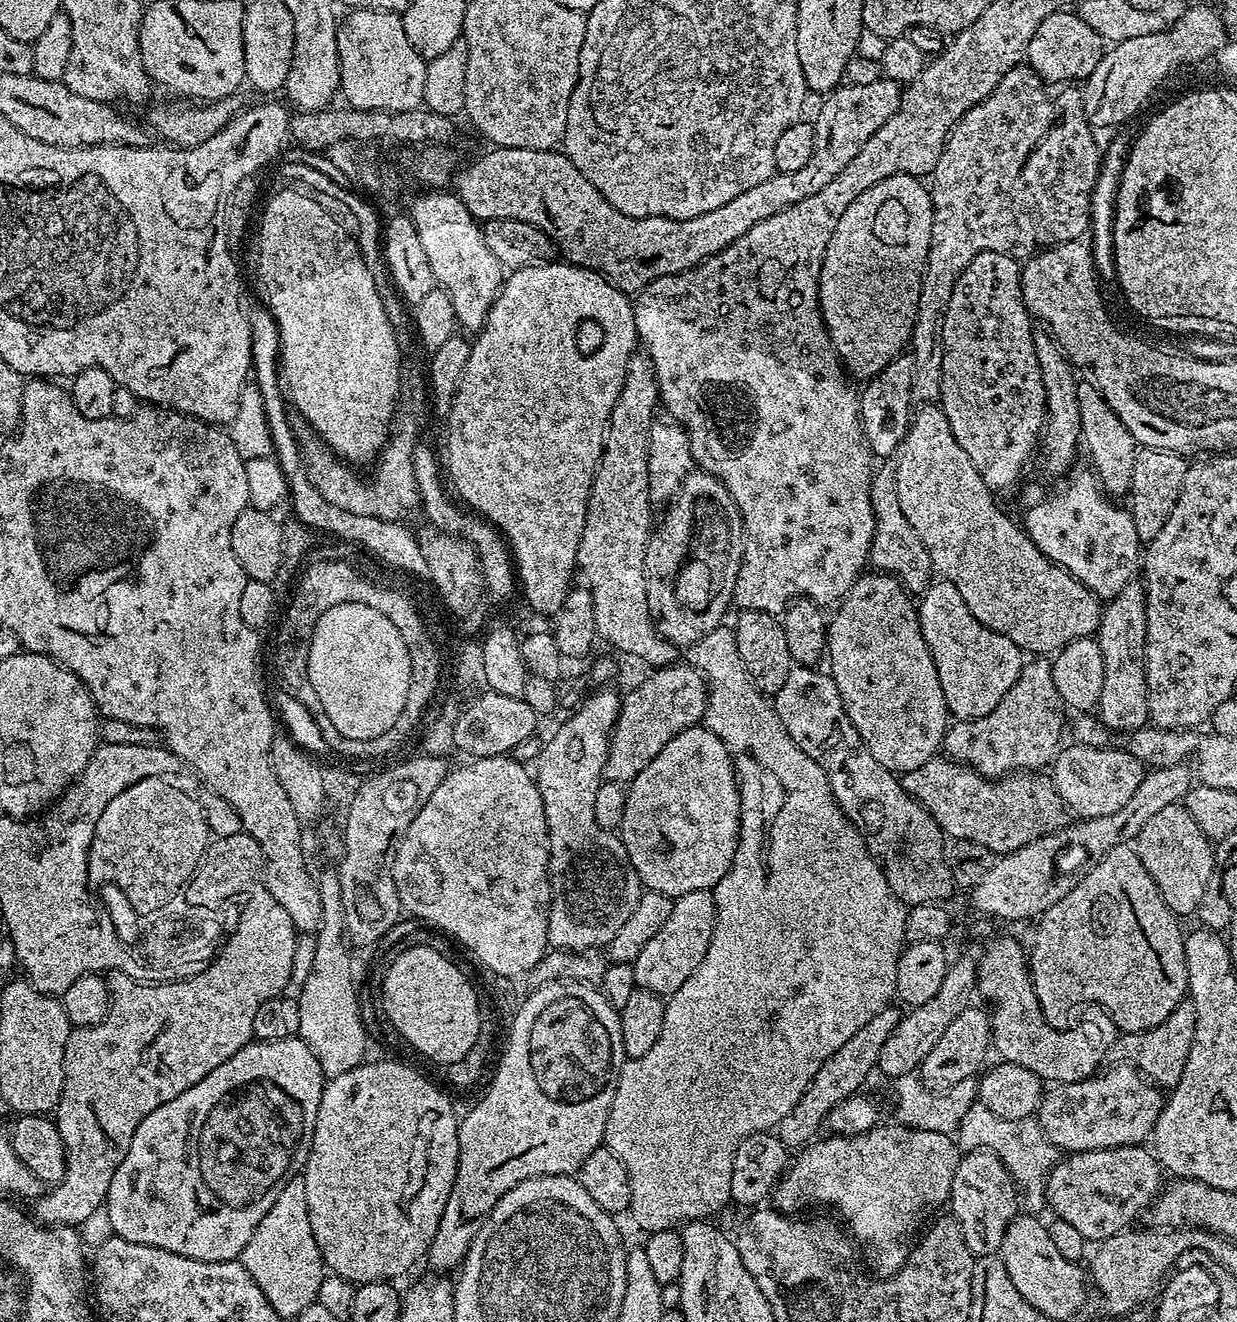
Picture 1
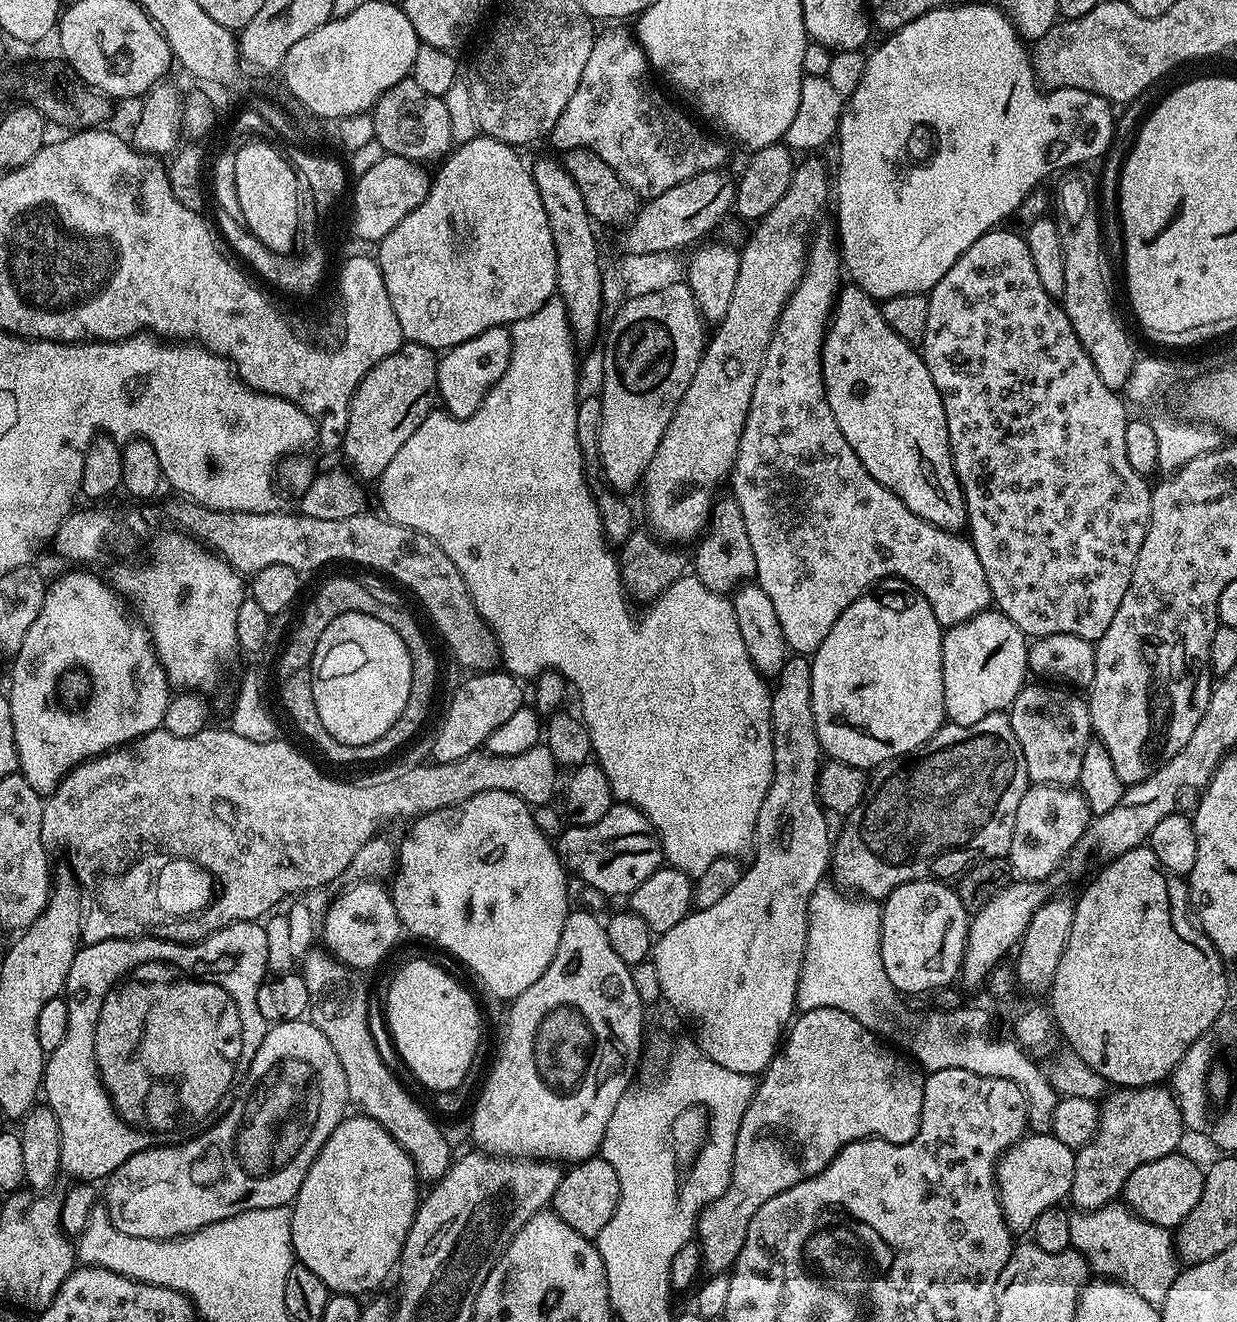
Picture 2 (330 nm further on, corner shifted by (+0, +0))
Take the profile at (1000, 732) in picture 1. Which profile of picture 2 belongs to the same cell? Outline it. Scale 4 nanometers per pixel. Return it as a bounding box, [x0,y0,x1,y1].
[834,712,1030,902]

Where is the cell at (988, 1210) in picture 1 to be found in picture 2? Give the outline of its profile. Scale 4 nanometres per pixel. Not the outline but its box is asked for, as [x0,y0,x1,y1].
[996,1134,1076,1234]

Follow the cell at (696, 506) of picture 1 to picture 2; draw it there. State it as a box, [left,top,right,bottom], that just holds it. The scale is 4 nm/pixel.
[642,155,830,546]

